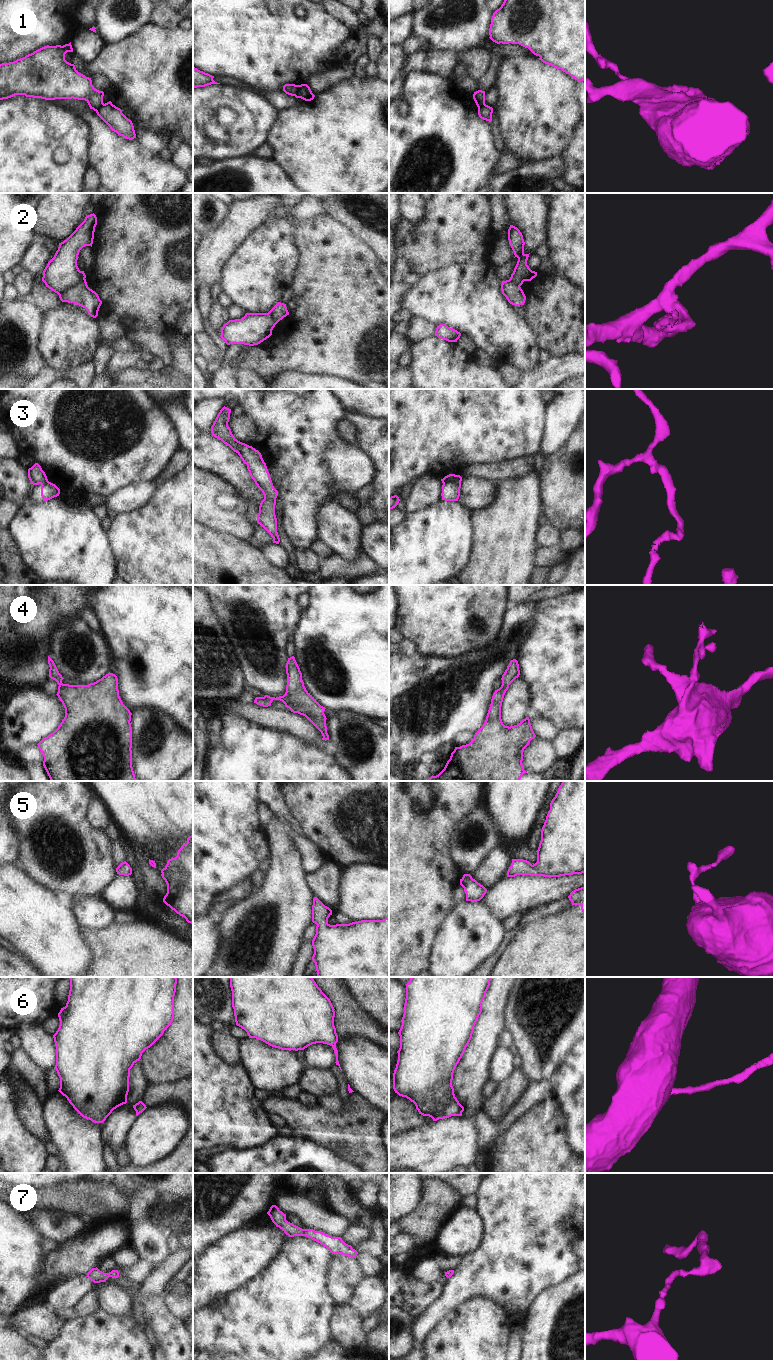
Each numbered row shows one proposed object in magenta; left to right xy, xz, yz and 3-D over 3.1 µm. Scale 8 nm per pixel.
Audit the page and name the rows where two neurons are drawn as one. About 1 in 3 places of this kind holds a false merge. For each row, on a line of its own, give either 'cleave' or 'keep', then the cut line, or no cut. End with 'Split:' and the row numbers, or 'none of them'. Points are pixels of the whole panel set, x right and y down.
1: cleave; cut xz (299, 85), (294, 95)
2: cleave; cut xy (84, 278), (58, 294)
3: cleave; cut yz (456, 475), (443, 484)
4: keep; cut none
5: keep; cut none
6: keep; cut none
7: keep; cut none
Split: 1, 2, 3

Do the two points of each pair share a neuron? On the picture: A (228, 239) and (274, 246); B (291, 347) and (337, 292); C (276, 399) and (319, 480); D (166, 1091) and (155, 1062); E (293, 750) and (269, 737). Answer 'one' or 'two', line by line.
A: two
B: one
C: one
D: two
E: one

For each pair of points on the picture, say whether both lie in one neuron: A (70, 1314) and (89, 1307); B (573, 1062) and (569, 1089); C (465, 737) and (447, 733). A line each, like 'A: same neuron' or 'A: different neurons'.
A: same neuron
B: same neuron
C: different neurons

